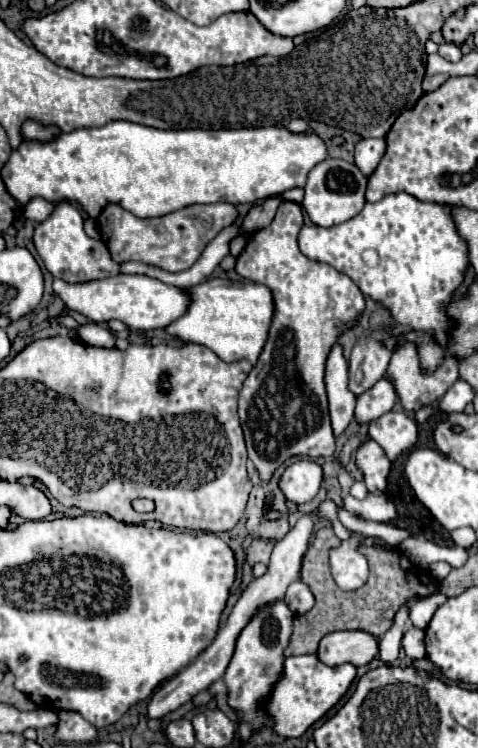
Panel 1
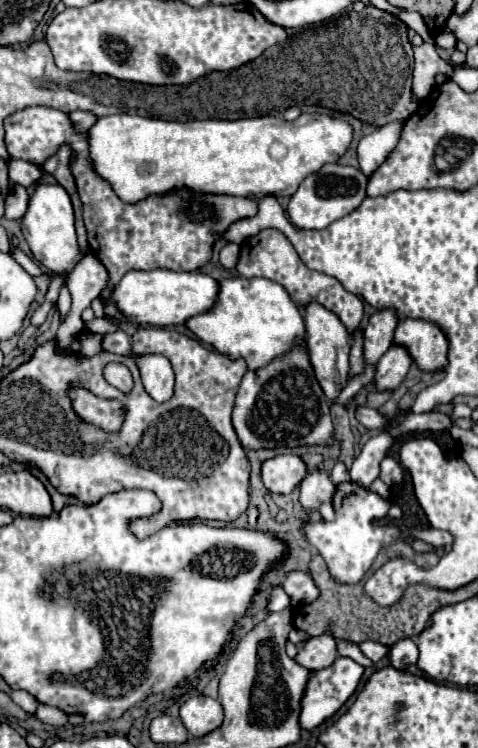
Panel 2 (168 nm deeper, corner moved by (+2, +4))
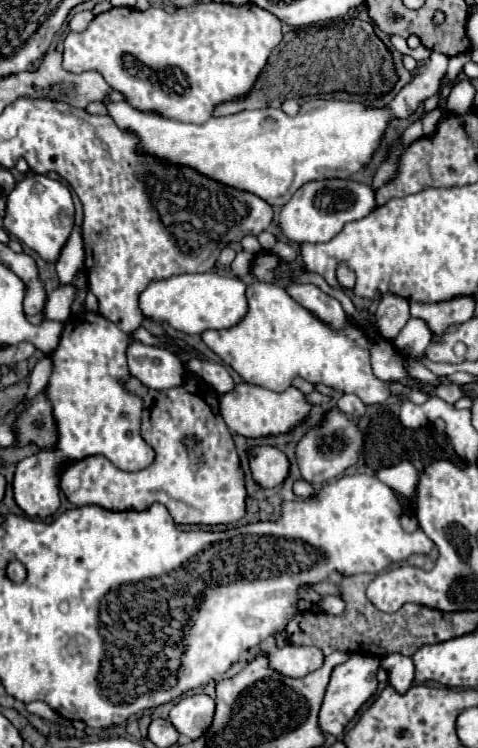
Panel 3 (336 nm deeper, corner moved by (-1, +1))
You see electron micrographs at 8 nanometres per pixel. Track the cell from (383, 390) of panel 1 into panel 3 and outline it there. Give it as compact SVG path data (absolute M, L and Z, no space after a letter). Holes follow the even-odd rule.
M411 318L405 328L399 332L399 336L395 338L395 350L403 356L409 356L409 358L419 358L425 354L425 348L427 344L431 342L431 332L429 328L425 326L423 320L419 318Z

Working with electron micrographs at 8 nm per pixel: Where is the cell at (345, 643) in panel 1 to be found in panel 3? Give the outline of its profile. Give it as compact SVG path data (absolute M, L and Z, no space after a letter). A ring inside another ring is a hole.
M285 646L269 654L271 668L291 678L303 678L323 666L323 650L315 646Z

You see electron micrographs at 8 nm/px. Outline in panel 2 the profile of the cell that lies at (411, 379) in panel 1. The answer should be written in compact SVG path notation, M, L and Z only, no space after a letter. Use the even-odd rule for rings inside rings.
M402 319L396 327L394 341L408 345L408 351L422 371L438 371L448 365L448 339L442 329L430 321Z

